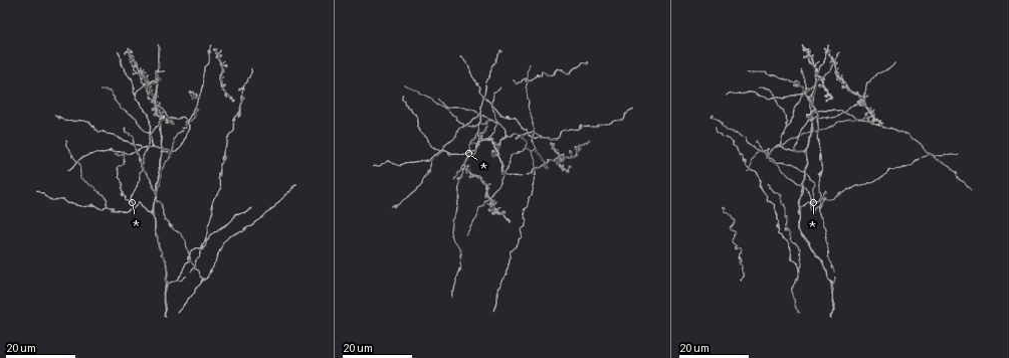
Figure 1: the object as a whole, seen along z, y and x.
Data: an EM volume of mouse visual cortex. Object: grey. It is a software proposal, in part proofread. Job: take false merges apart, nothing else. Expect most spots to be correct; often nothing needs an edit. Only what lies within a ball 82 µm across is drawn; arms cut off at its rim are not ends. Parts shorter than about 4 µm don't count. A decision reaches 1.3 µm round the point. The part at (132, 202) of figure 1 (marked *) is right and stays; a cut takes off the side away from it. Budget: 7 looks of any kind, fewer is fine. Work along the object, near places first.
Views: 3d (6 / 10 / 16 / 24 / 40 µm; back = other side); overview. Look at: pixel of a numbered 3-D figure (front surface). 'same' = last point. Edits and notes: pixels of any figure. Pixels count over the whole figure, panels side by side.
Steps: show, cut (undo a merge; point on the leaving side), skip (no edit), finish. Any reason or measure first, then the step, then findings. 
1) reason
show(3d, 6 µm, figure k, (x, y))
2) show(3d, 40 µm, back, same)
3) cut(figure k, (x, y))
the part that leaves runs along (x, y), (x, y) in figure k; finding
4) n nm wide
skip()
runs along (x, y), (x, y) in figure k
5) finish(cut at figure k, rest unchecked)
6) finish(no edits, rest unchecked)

a fork
show(3d, 16 µm, figure 1, (541, 138))

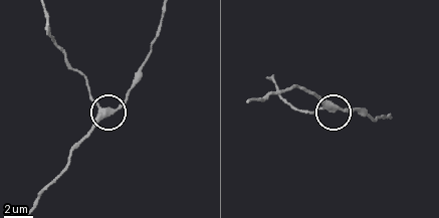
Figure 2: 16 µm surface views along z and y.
show(3d, 6 µm, figure 2, (334, 106))

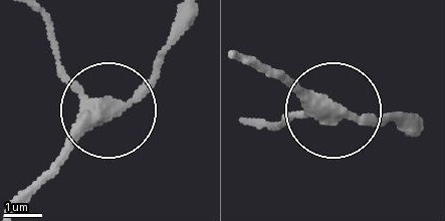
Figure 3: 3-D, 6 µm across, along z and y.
350 nm wide
skip()
runs along (42, 21), (64, 69), (106, 107), (29, 191) in figure 3; all the same neuron

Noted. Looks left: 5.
arms part here
show(3d, 16 µm, figure 1, (143, 148))

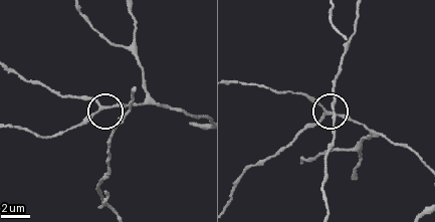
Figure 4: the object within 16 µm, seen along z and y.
show(3d, 6 µm, figure 4, (101, 105))

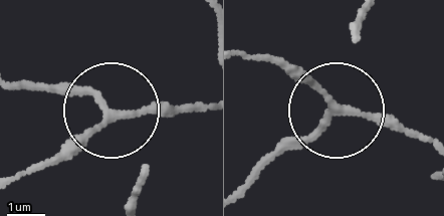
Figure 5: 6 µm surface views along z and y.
side arm 28 µm; 3 arms
skip()
continuous, no second neuron

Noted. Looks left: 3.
three arms meet
show(3d, 16 µm, figure 1, (199, 97))

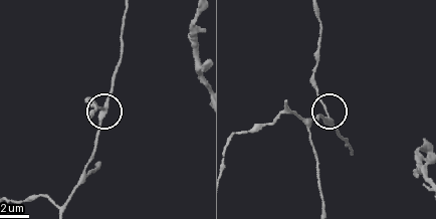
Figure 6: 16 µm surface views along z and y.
show(3d, 10 µm, figure 6, (329, 118))

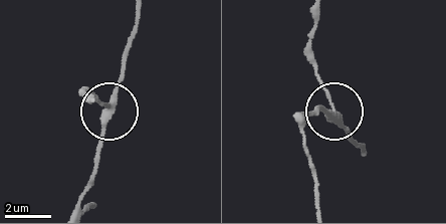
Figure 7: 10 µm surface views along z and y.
280 nm wide
skip()
all the same neuron

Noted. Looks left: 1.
finish(no edits, rest unchecked)

